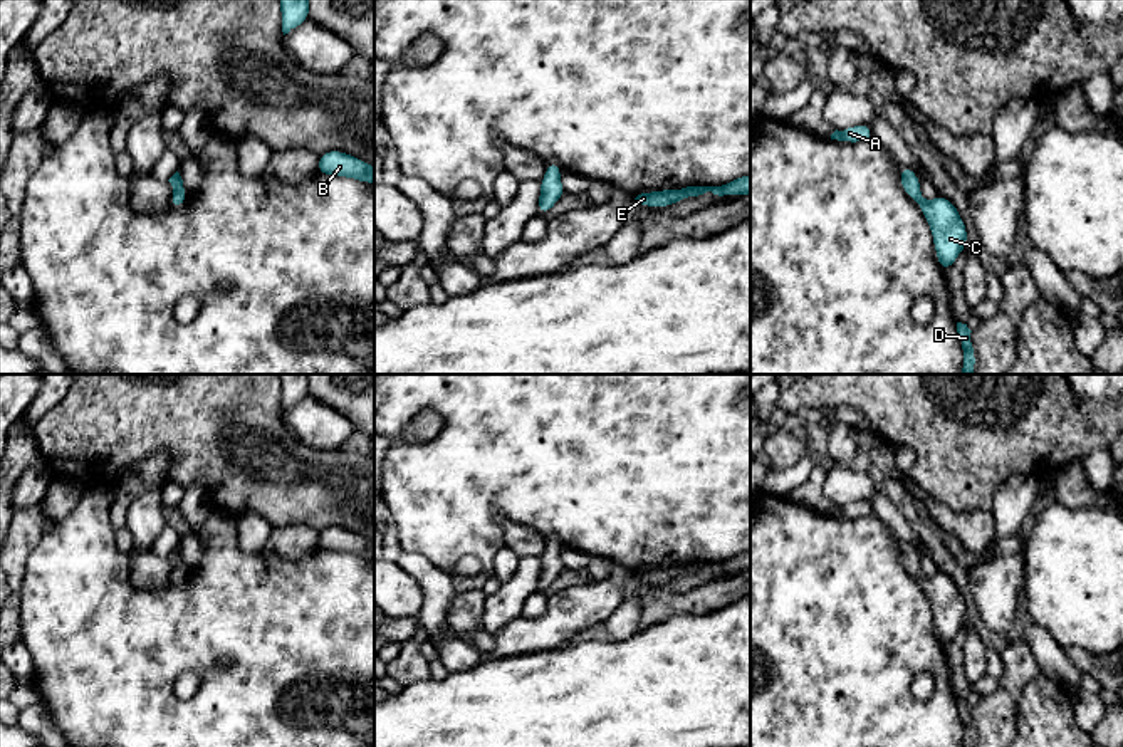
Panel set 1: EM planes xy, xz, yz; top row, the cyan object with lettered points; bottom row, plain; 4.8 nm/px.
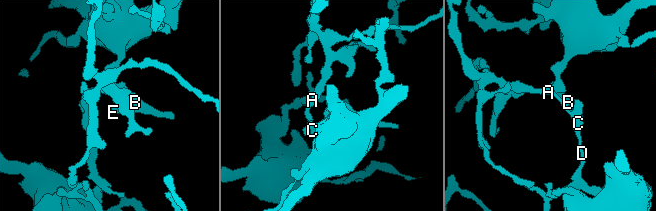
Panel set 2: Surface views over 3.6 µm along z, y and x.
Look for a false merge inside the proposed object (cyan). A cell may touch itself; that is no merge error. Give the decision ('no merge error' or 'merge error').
no merge error

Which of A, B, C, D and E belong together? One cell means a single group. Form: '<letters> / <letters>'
A B C D E

